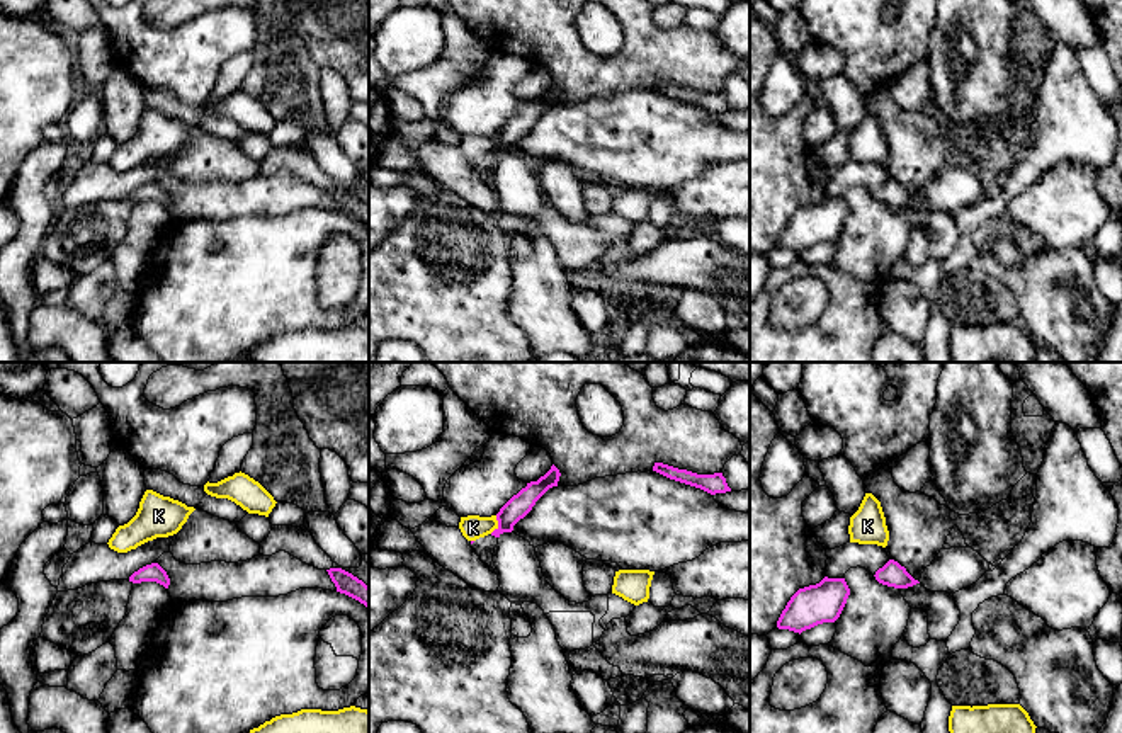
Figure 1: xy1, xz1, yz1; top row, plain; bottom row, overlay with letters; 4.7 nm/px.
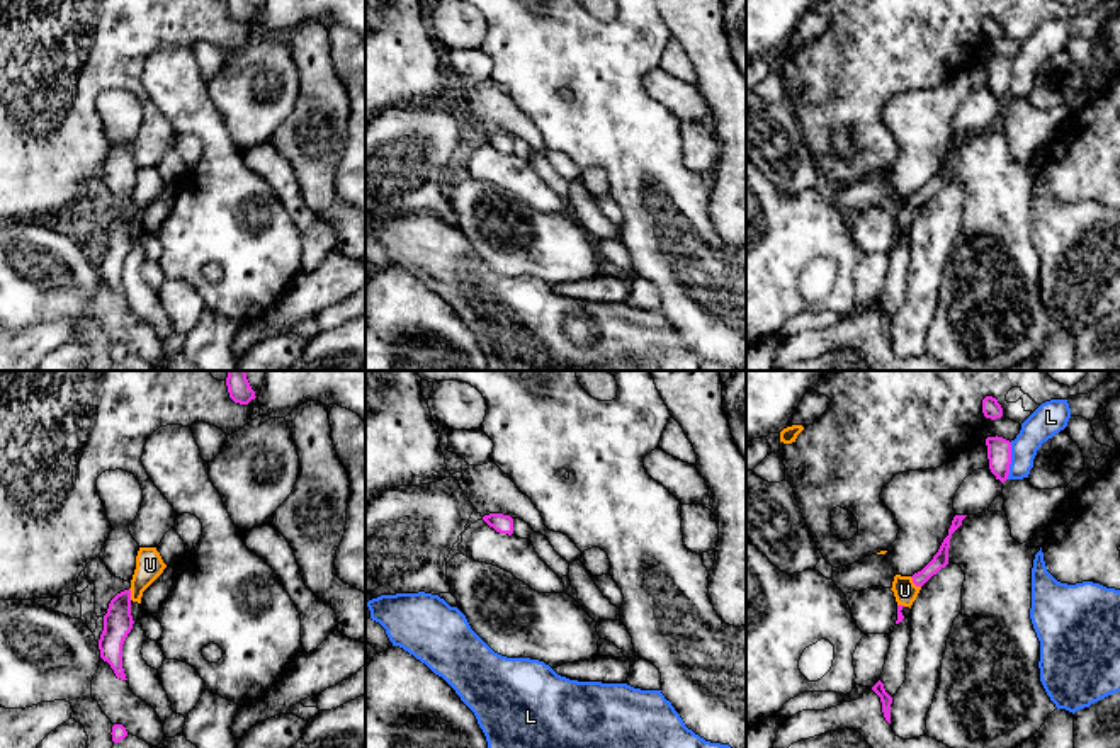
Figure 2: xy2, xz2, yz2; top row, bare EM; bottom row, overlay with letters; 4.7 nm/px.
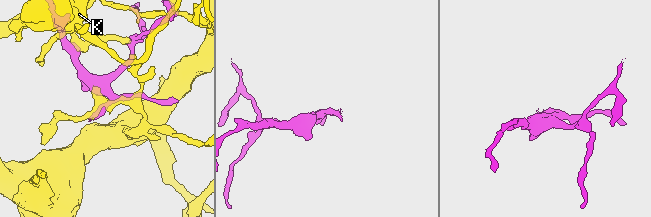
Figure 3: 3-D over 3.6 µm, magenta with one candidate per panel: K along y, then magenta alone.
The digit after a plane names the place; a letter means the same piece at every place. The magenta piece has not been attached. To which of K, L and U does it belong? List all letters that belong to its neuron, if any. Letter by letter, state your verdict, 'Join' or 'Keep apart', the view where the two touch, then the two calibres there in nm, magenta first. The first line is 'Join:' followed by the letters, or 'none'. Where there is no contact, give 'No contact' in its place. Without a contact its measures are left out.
Join: none
K: Keep apart. Touches magenta in xz1. Thickness 110 nm (magenta) against 120 nm
L: Keep apart. Touches magenta in yz2. Thickness 110 nm (magenta) against 150 nm
U: Keep apart. Touches magenta in yz2. Thickness 80 nm (magenta) against 110 nm

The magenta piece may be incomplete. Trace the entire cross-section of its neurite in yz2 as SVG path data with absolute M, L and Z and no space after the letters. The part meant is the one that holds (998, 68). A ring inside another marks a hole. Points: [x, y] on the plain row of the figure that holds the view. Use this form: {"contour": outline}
{"contour": "M987 56L987 78L989 78L989 88L999 99L1004 102L1010 94L1010 83L1011 83L1011 61L1003 56Z"}

